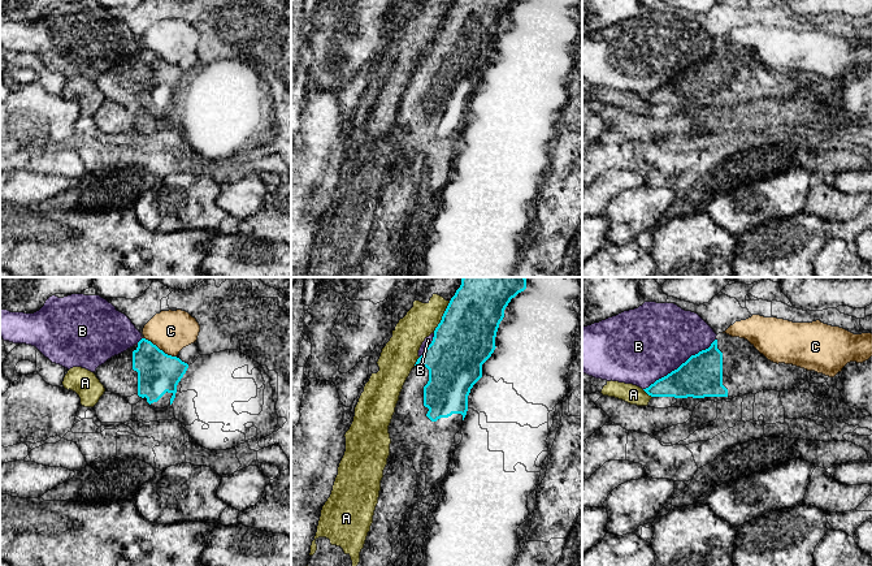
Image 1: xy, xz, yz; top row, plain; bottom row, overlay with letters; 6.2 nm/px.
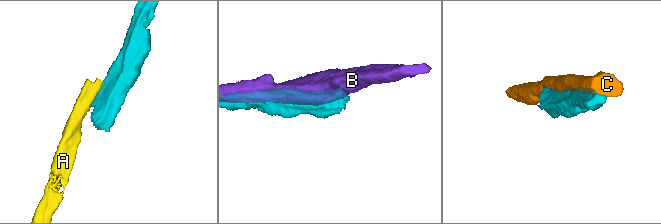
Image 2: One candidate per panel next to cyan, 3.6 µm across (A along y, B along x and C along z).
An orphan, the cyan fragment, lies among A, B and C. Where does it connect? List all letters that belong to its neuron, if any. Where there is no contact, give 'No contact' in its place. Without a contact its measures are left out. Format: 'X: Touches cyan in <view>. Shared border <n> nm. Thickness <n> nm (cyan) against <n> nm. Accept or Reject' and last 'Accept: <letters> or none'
A: Touches cyan in xz. Shared border 220 nm. Thickness 380 nm (cyan) against 200 nm. Reject
B: Touches cyan in yz. Shared border 550 nm. Thickness 260 nm (cyan) against 460 nm. Reject
C: Touches cyan in xy. Shared border 240 nm. Thickness 260 nm (cyan) against 260 nm. Reject
Accept: none

